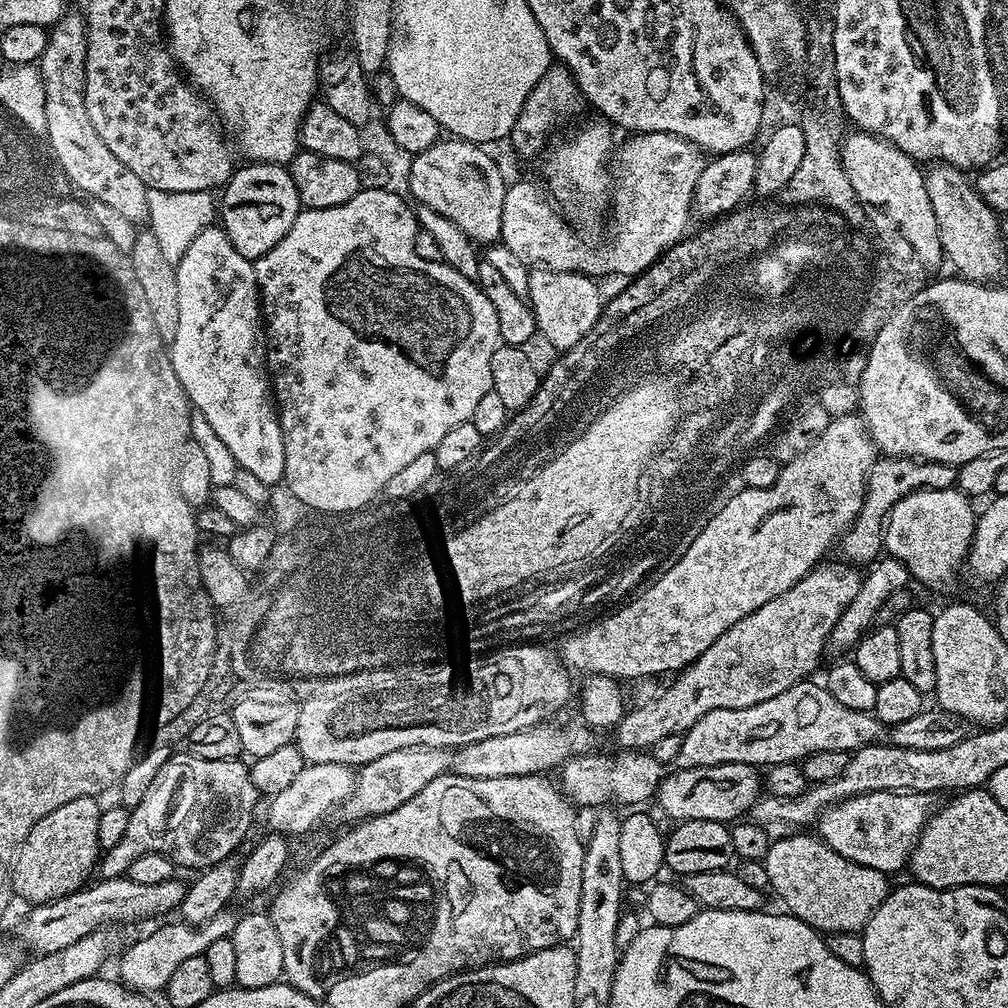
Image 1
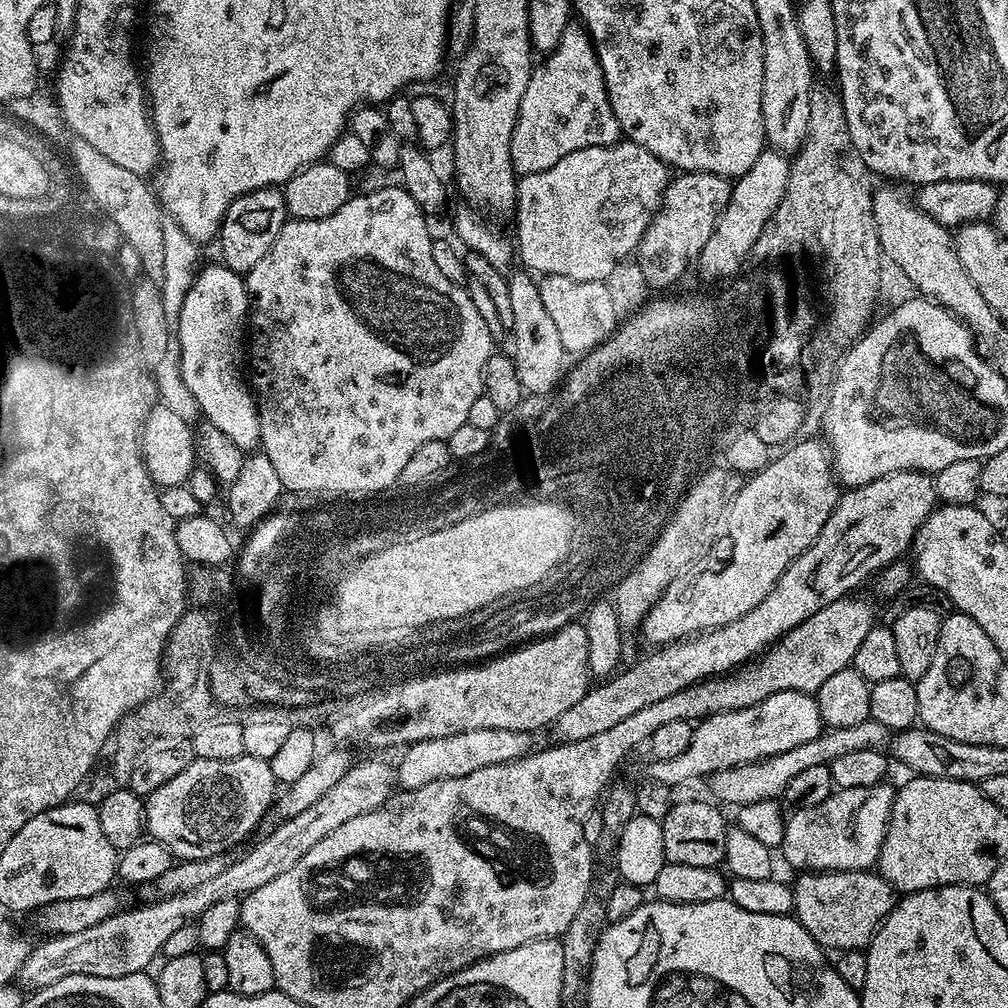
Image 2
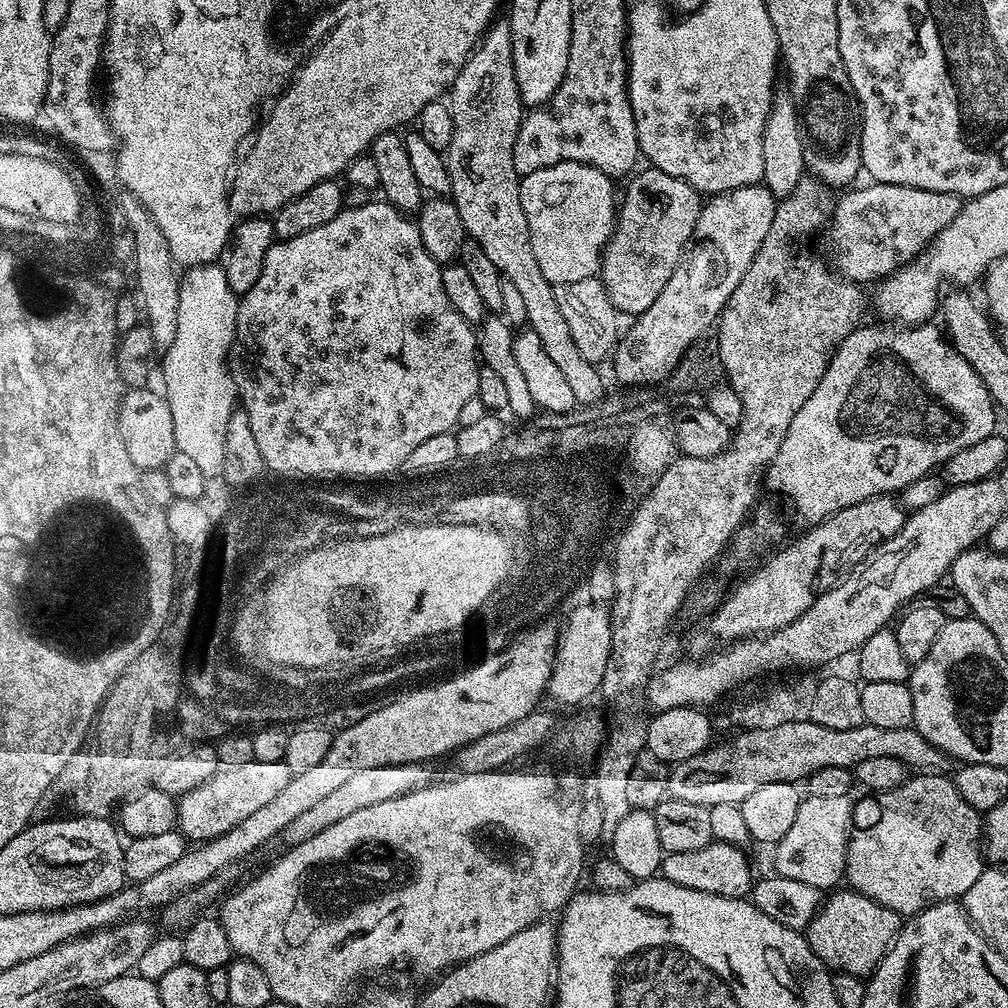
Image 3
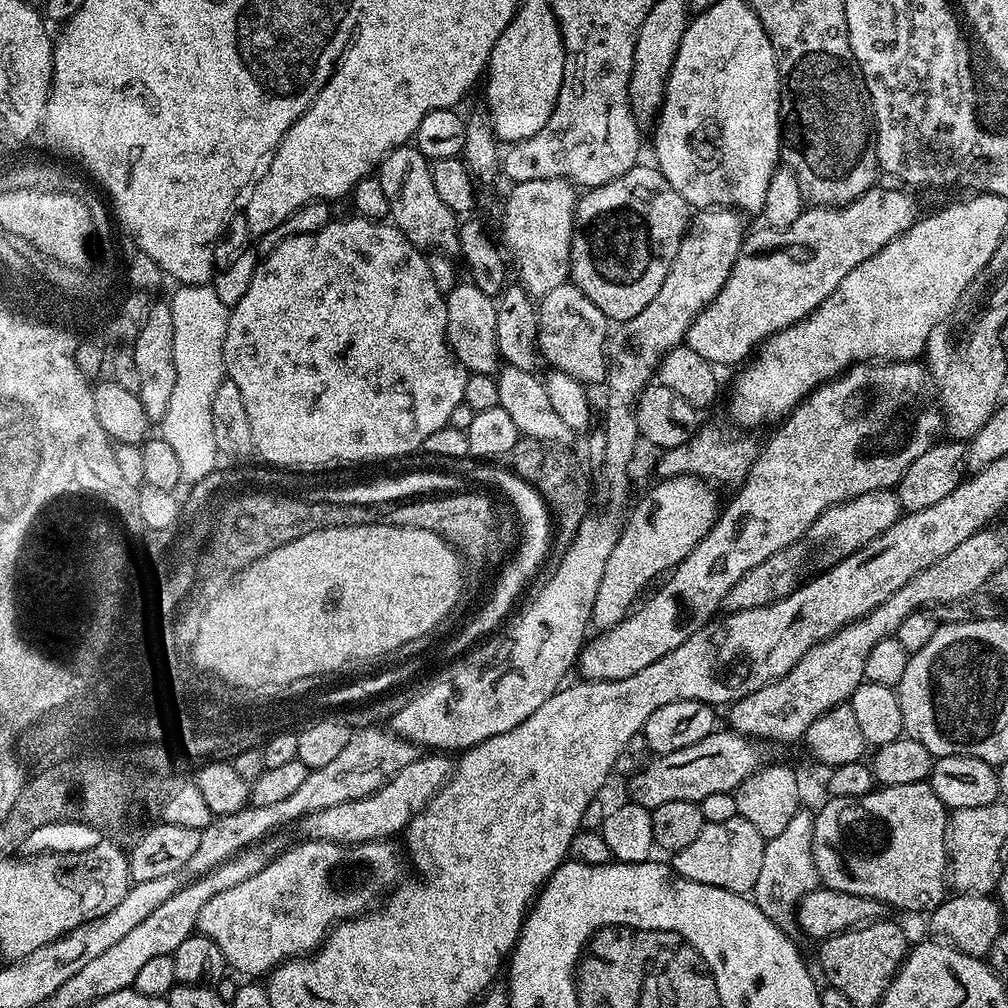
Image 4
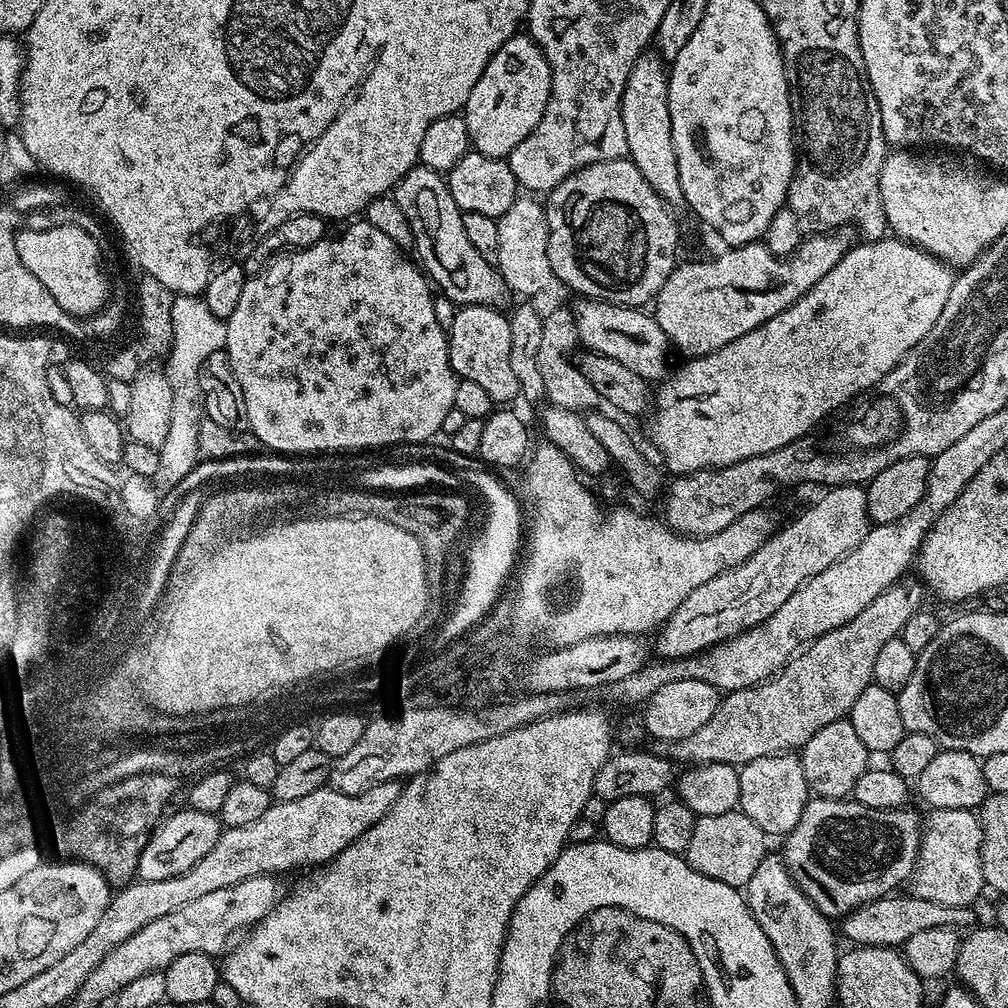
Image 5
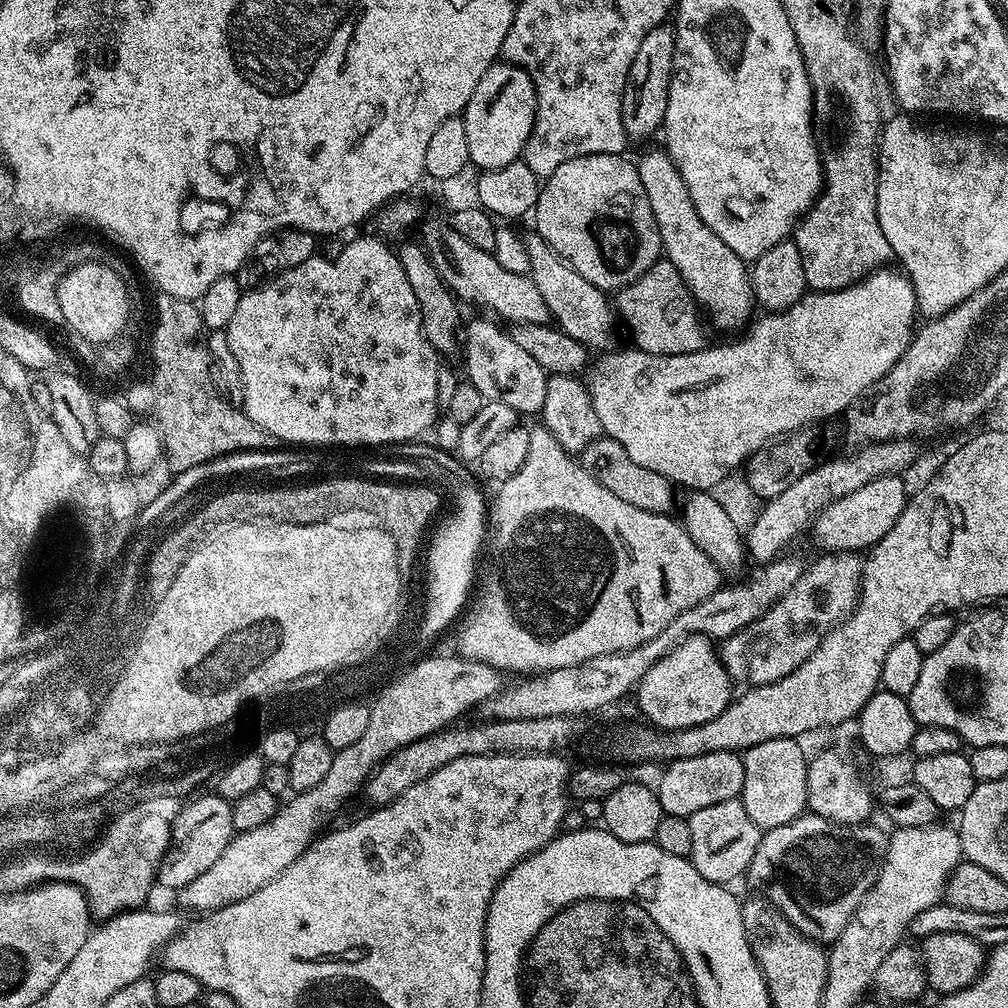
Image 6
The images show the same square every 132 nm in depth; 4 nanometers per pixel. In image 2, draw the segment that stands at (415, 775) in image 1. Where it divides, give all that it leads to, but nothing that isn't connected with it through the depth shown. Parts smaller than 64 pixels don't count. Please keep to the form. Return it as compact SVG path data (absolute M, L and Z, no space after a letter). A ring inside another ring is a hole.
M364 760L361 764L360 761L353 763L352 769L346 774L342 774L338 786L326 790L326 794L322 794L322 798L318 798L318 802L314 802L314 806L302 810L302 814L298 814L294 818L280 820L277 828L269 836L262 837L241 860L236 860L233 864L232 861L227 863L222 874L210 878L207 882L202 882L194 890L179 892L176 896L156 898L153 904L144 904L141 908L125 907L110 918L106 918L106 922L98 922L98 926L90 926L90 930L81 930L79 934L53 935L51 938L44 938L48 940L42 941L40 945L37 943L33 947L32 953L26 958L26 962L22 962L18 977L19 987L24 990L45 988L70 974L86 974L98 978L122 978L126 974L138 974L151 969L152 959L163 953L167 940L177 932L179 927L199 920L201 914L209 906L214 906L214 902L224 902L226 898L243 898L248 893L258 890L258 886L266 886L266 882L278 878L278 874L286 874L286 870L290 870L290 866L294 866L294 862L298 862L298 858L302 858L306 854L306 850L310 850L310 846L318 846L318 842L322 842L322 838L326 838L326 834L334 834L334 830L338 830L338 826L342 826L342 822L350 822L350 818L358 818L358 814L370 814L370 810L383 808L393 795L394 768L391 763L383 764L380 760Z

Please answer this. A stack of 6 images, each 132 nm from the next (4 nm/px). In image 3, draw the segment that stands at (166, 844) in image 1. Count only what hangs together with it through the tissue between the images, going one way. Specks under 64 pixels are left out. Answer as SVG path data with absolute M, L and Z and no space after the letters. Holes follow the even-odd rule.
M252 759L244 765L221 767L205 784L179 797L176 806L178 831L188 842L216 840L282 794L282 789L292 781L293 775L290 766L286 766L283 760L258 762Z

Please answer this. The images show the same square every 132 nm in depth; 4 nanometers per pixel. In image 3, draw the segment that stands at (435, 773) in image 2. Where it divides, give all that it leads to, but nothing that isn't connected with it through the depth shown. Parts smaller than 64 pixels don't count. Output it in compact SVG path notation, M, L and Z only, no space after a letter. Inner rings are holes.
M422 763L374 766L370 770L358 770L358 774L353 774L343 786L338 786L338 790L333 790L329 796L322 798L318 806L313 806L299 818L294 818L294 822L290 822L290 826L286 826L282 833L283 839L288 839L289 845L301 844L314 838L314 834L322 834L322 830L334 826L334 822L342 822L342 818L355 814L357 810L366 810L366 806L378 806L378 802L390 802L394 798L405 796L429 783L432 772L428 768L431 767L427 763Z

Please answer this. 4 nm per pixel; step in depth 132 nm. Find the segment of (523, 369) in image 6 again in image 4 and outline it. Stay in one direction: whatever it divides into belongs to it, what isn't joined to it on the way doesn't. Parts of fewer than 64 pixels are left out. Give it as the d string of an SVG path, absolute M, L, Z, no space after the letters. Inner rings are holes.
M458 282L448 295L445 295L444 301L448 346L456 355L456 361L468 369L469 373L477 372L487 376L499 373L502 359L495 336L497 301L482 294L482 290L478 290L478 286L470 282Z

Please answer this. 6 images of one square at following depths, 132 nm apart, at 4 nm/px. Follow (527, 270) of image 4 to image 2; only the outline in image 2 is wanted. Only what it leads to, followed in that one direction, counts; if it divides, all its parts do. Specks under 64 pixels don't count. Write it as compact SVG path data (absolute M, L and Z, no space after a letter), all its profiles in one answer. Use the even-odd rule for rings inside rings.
M627 138L621 139L610 146L590 146L586 150L574 150L574 154L566 154L566 158L558 158L558 162L554 162L554 166L550 166L550 170L542 170L538 174L519 177L516 185L516 210L514 213L514 221L516 220L514 247L518 253L519 263L524 263L521 265L525 269L531 270L536 274L543 274L544 276L561 276L562 278L574 278L575 280L607 281L609 279L608 275L611 272L613 275L619 269L625 253L635 253L636 249L640 247L642 234L646 234L650 222L655 218L656 211L660 208L664 192L668 189L669 179L670 169L667 164L664 164L654 154L650 154L650 150L638 146L633 140Z

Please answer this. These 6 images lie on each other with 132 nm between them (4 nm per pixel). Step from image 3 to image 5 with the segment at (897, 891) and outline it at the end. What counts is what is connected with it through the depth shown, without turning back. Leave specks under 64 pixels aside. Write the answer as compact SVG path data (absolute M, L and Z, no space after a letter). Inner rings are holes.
M855 798L842 800L809 799L804 807L798 826L783 837L784 852L782 859L794 882L814 902L816 909L829 918L849 916L856 908L883 896L895 893L909 883L916 871L916 859L920 853L920 834L922 816L912 806L891 808L890 810L870 810L862 806Z

